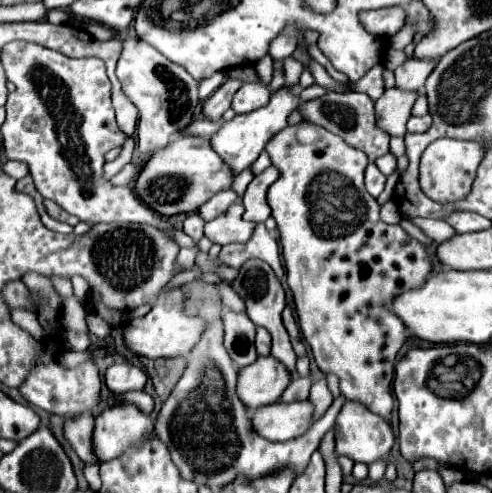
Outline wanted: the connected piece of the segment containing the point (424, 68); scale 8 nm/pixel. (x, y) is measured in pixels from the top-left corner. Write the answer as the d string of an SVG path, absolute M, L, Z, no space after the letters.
M408 59L404 65L400 65L394 71L396 87L404 91L418 91L426 83L434 65L436 61L430 61L430 59Z

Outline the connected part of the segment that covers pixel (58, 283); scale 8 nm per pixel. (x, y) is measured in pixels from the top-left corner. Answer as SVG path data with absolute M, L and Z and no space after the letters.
M52 277L52 283L54 283L54 289L58 291L58 295L62 297L62 299L68 299L68 297L72 297L74 293L72 293L72 283L70 281L62 281L60 277Z

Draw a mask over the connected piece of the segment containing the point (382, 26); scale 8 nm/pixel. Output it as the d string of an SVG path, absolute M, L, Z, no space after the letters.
M386 7L386 9L378 9L378 11L366 11L360 15L360 21L370 33L392 37L404 27L404 9Z

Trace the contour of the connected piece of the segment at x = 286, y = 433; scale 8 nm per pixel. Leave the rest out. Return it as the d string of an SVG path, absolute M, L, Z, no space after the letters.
M294 401L294 403L272 403L260 407L252 415L252 425L258 435L268 441L290 441L304 431L308 431L312 423L312 401Z

